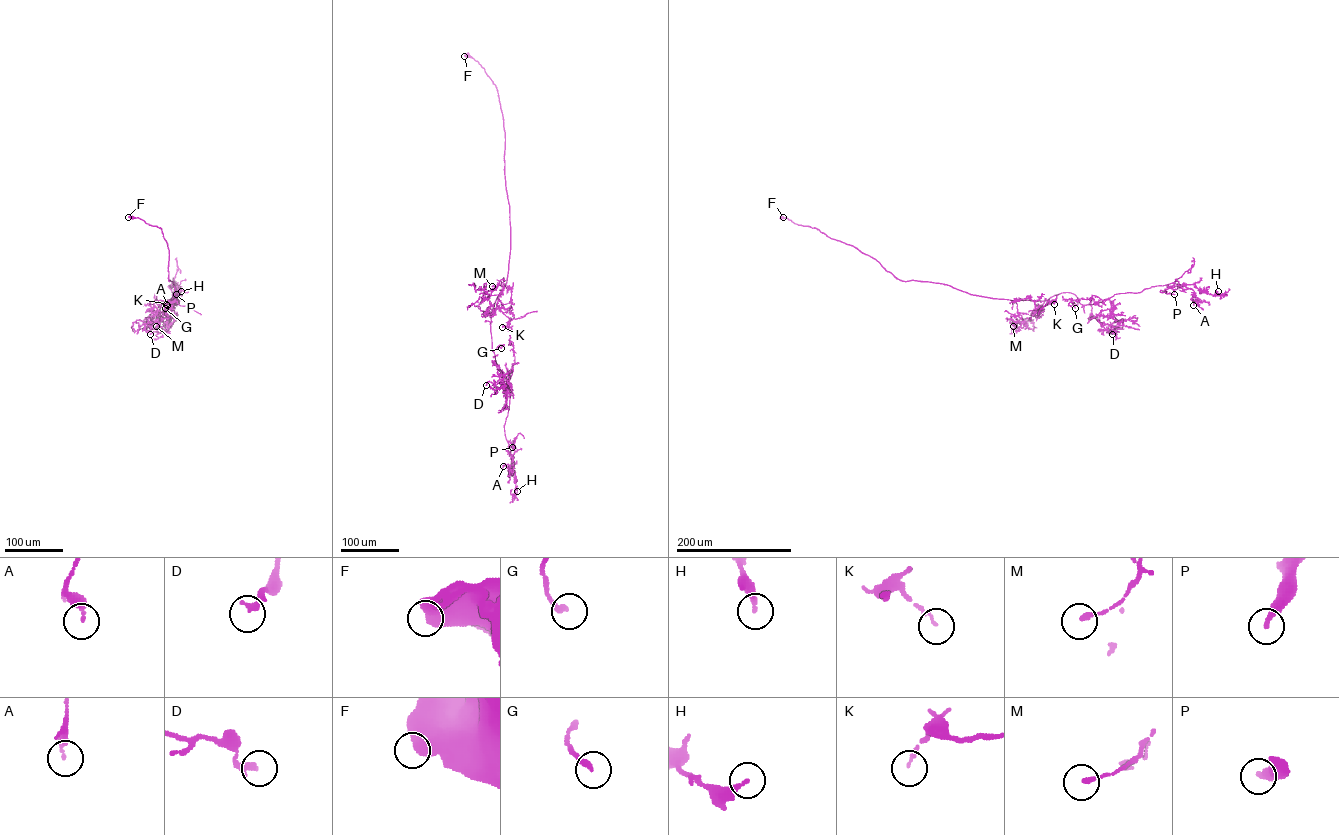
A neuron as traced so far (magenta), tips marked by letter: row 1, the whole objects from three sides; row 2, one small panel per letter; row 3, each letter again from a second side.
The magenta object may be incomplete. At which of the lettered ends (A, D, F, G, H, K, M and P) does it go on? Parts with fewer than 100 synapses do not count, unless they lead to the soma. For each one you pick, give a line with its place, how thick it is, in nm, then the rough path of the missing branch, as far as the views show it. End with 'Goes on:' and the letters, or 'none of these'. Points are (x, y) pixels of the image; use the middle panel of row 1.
Goes on: none of these

